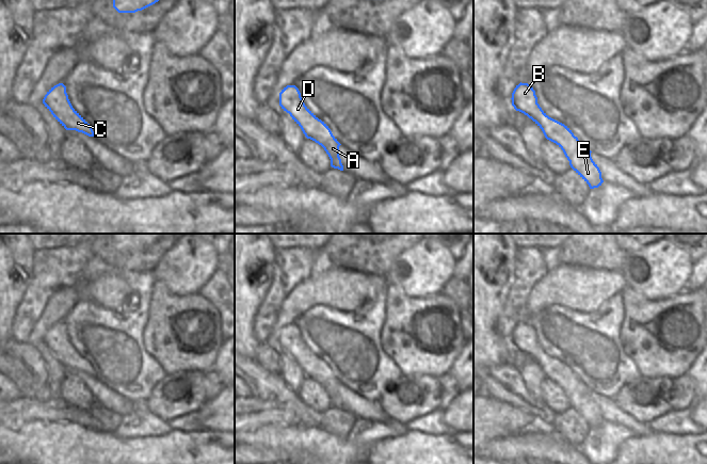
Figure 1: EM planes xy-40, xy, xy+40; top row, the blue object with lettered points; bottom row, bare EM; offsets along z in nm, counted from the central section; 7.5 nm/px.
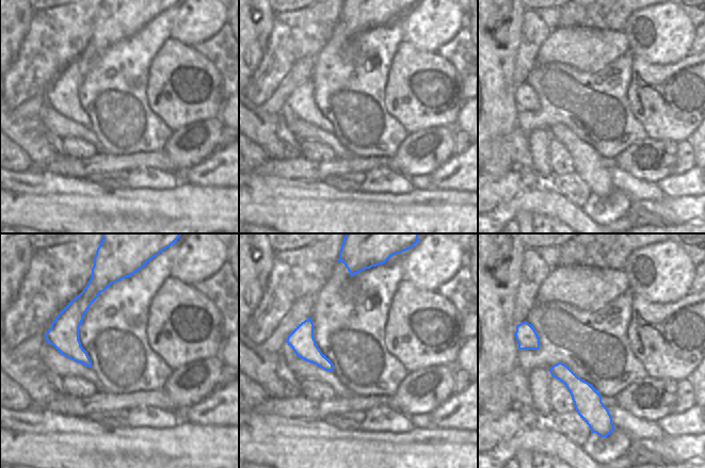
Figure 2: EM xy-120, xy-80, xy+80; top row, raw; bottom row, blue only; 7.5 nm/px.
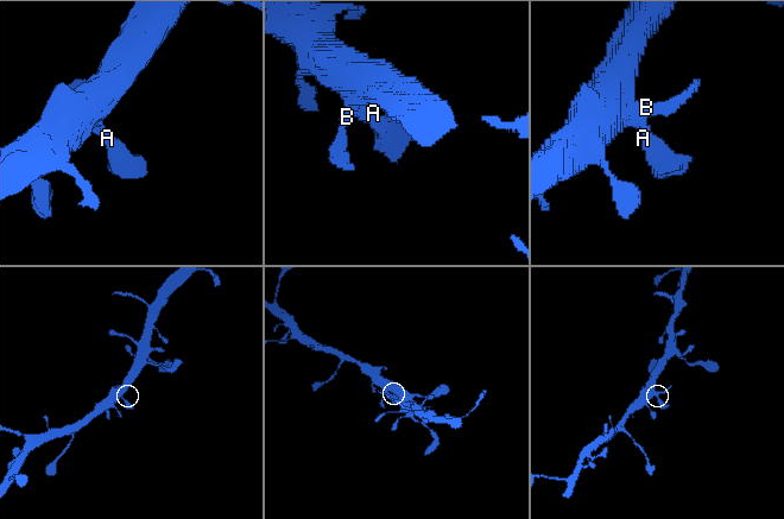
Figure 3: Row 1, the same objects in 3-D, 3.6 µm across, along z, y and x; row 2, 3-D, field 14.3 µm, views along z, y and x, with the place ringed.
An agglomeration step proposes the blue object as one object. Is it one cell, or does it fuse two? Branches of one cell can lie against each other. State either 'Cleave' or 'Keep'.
Keep.

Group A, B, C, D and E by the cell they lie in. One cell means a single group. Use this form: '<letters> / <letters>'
A B C D E

